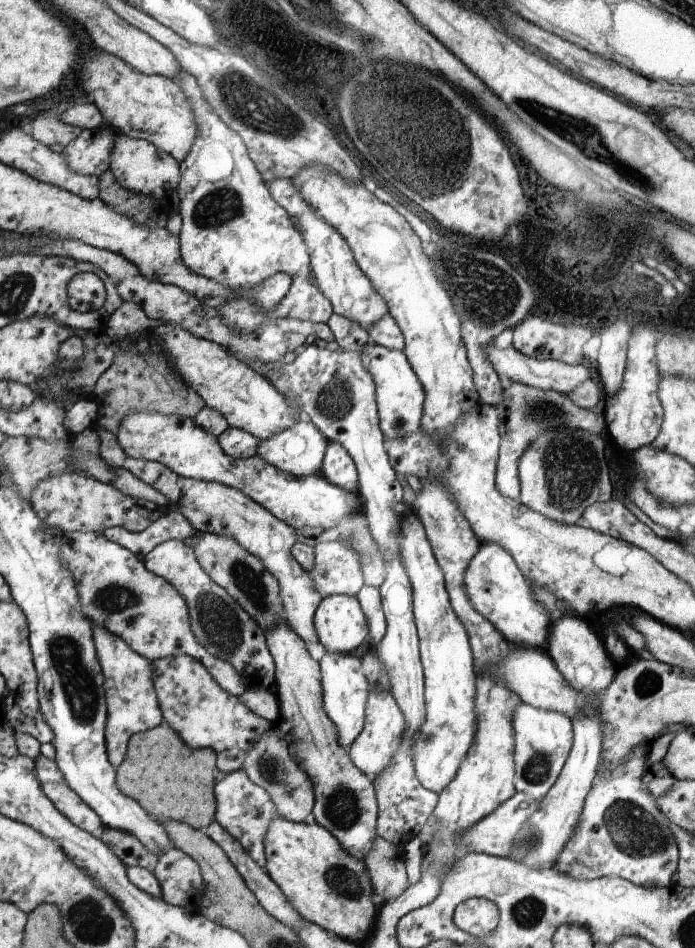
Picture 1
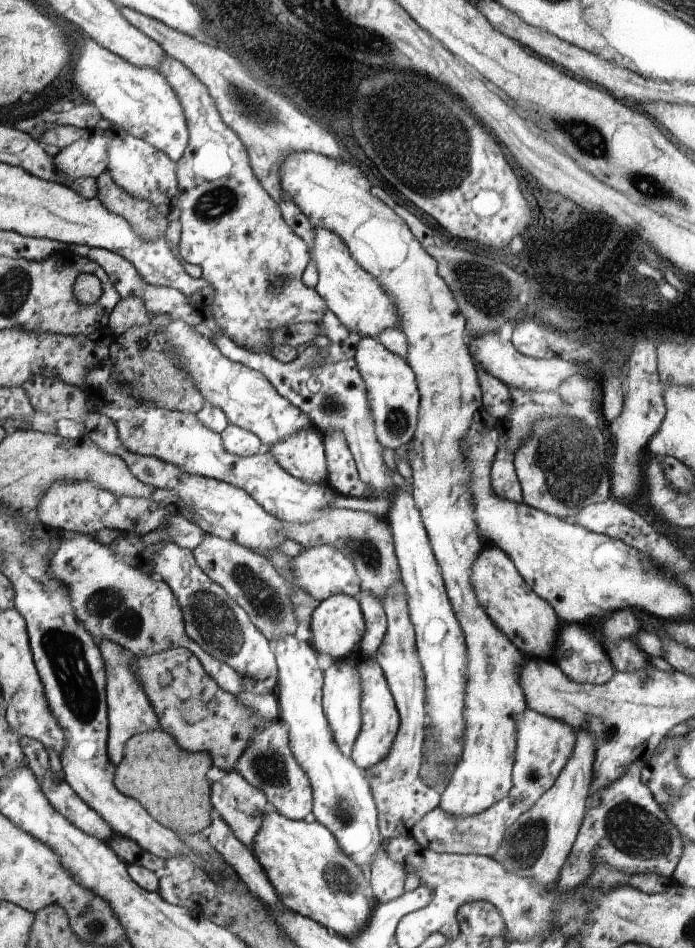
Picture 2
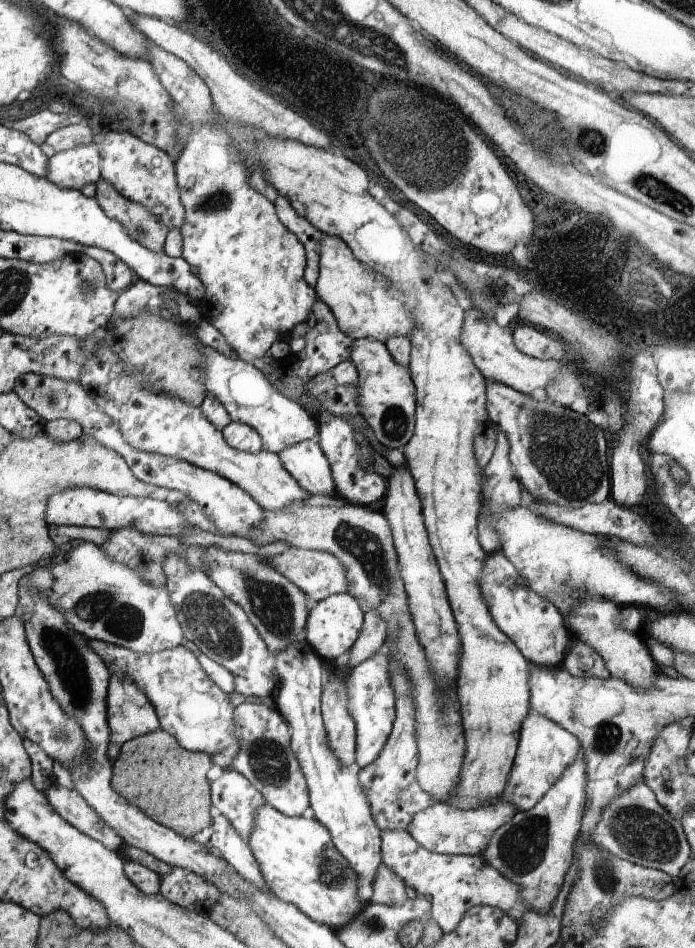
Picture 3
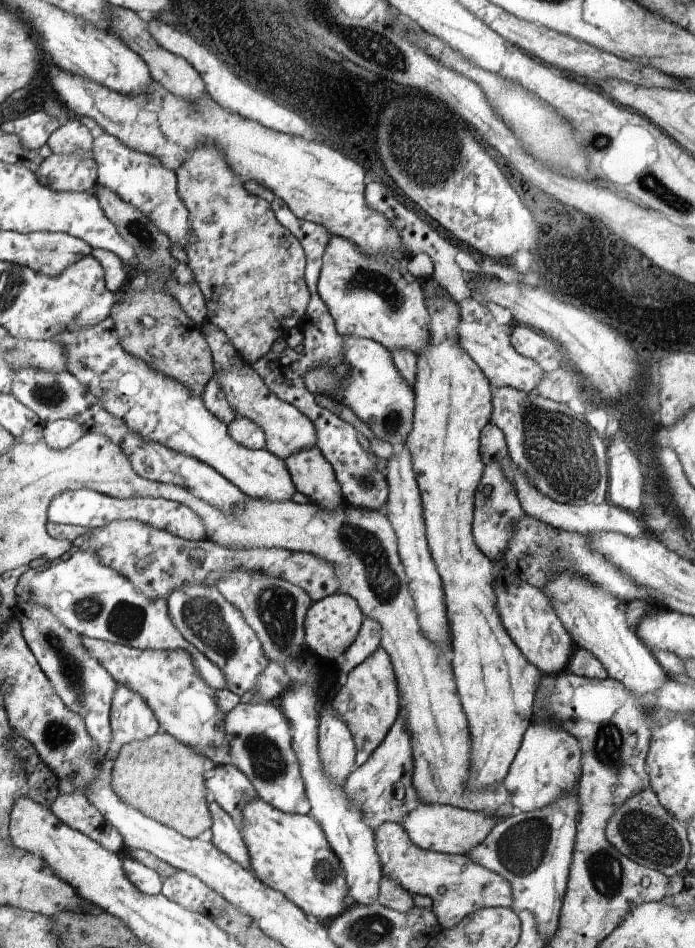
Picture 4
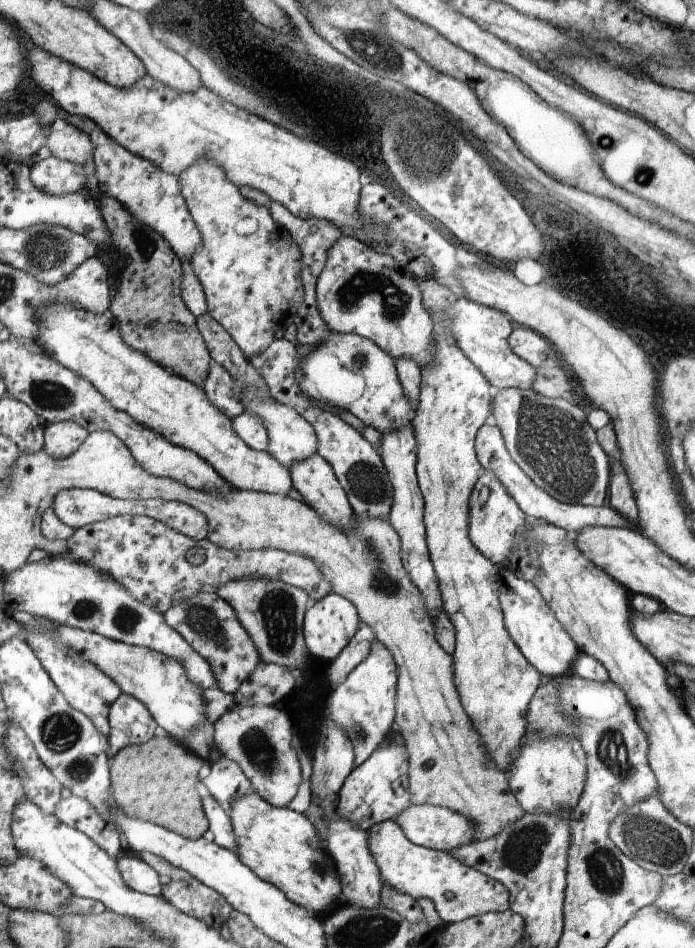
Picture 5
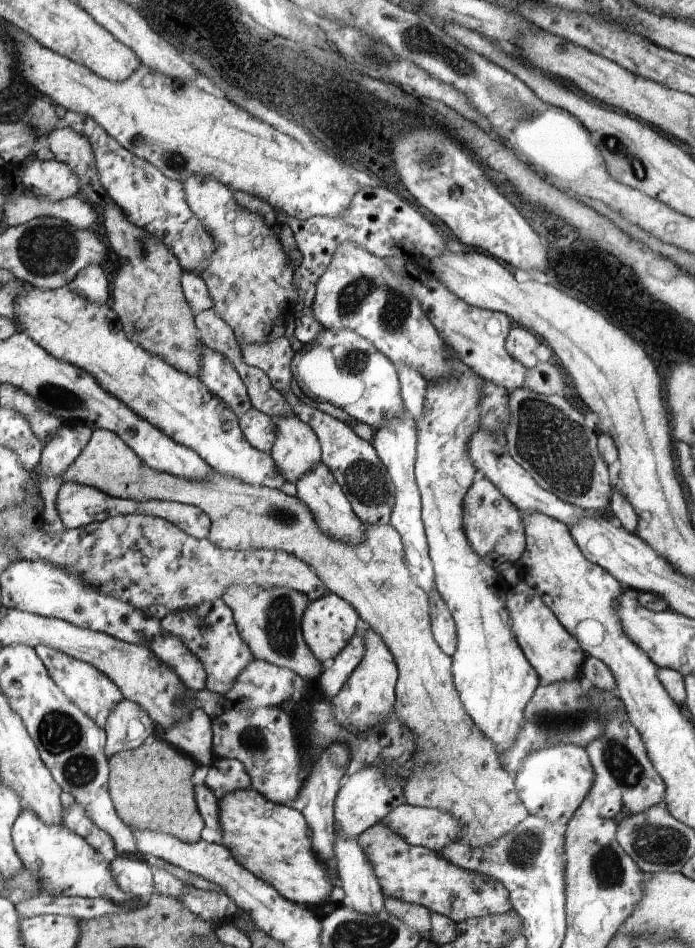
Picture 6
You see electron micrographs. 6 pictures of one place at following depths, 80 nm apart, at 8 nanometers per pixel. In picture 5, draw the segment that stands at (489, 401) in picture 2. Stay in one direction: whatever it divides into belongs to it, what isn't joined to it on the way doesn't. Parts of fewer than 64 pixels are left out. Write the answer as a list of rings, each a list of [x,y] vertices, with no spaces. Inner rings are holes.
[[[530,388],[498,389],[492,395],[490,421],[500,430],[513,462],[537,488],[559,502],[592,507],[606,503],[612,472],[609,458],[576,403],[544,397]]]

